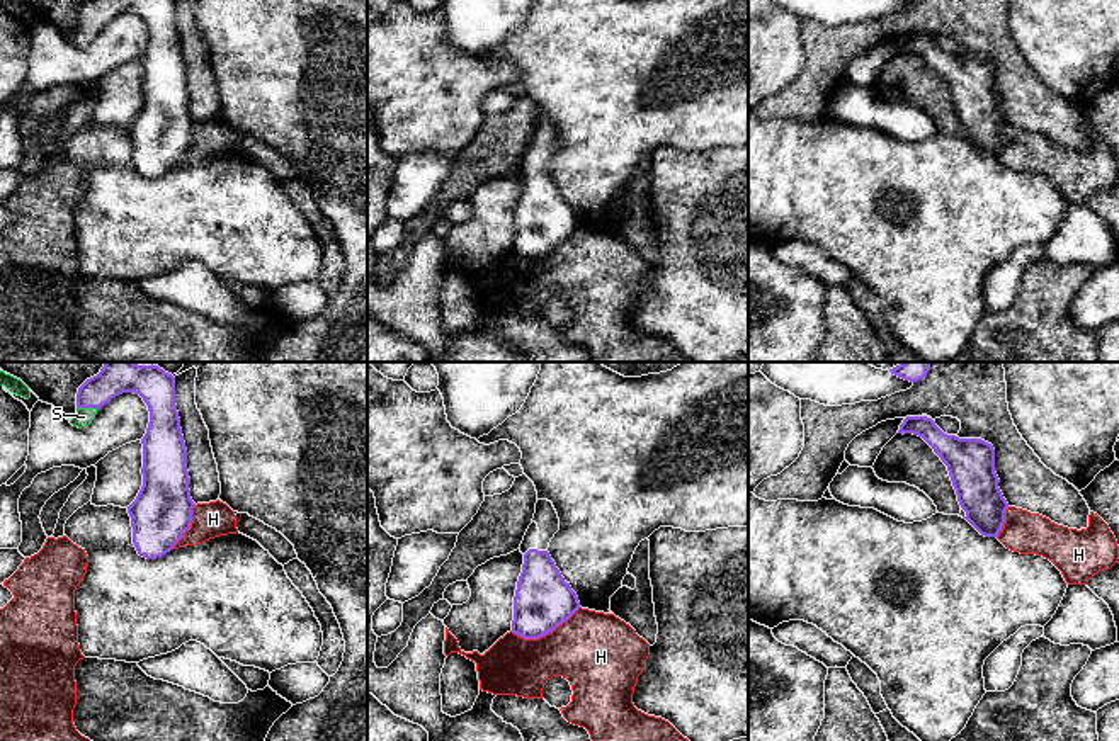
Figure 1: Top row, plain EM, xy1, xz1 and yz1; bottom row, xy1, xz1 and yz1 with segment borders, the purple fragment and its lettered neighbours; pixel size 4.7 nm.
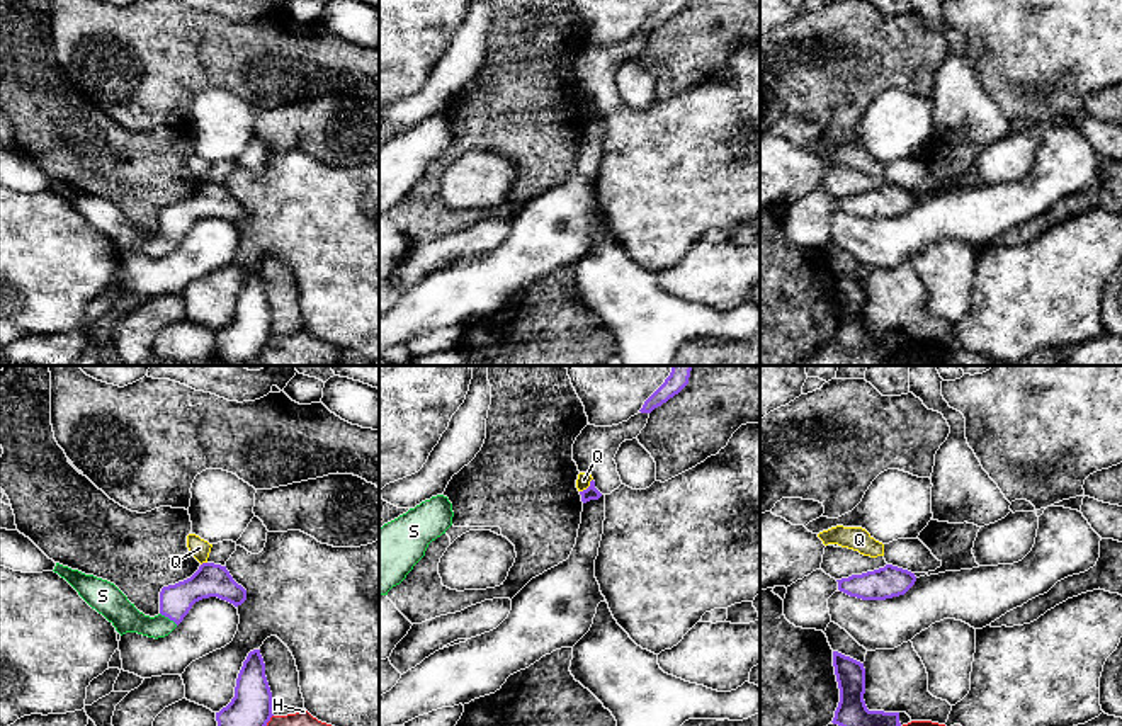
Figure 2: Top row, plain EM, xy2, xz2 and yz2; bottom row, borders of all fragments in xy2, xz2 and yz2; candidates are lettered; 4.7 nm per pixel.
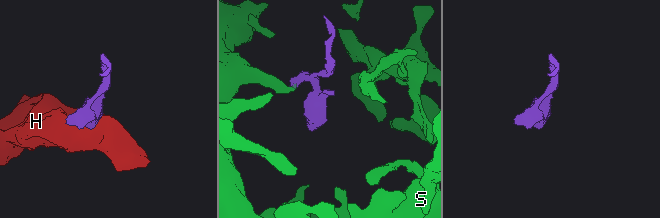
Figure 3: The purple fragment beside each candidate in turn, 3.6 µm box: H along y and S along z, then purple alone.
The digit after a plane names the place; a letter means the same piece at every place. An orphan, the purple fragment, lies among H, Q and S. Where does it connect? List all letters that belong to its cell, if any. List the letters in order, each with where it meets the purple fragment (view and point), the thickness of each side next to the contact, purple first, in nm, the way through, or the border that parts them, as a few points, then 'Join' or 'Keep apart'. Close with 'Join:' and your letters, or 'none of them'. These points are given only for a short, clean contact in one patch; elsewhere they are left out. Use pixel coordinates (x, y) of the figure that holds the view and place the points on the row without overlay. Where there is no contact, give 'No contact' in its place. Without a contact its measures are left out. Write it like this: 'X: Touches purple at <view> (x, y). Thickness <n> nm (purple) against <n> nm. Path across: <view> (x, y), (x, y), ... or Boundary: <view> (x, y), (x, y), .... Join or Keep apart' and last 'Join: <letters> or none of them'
H: Touches purple at xz1 (545, 254). Thickness 280 nm (purple) against 380 nm. Boundary: xz1 (580, 226), (538, 257), (521, 257), (511, 250). Keep apart
Q: Touches purple at xz2 (589, 106). Thickness 60 nm (purple) against 70 nm. Keep apart
S: Touches purple at xy1 (87, 26). Thickness 130 nm (purple) against 90 nm. Path across: xy1 (92, 12), (87, 26), (84, 36). Join
Join: S

